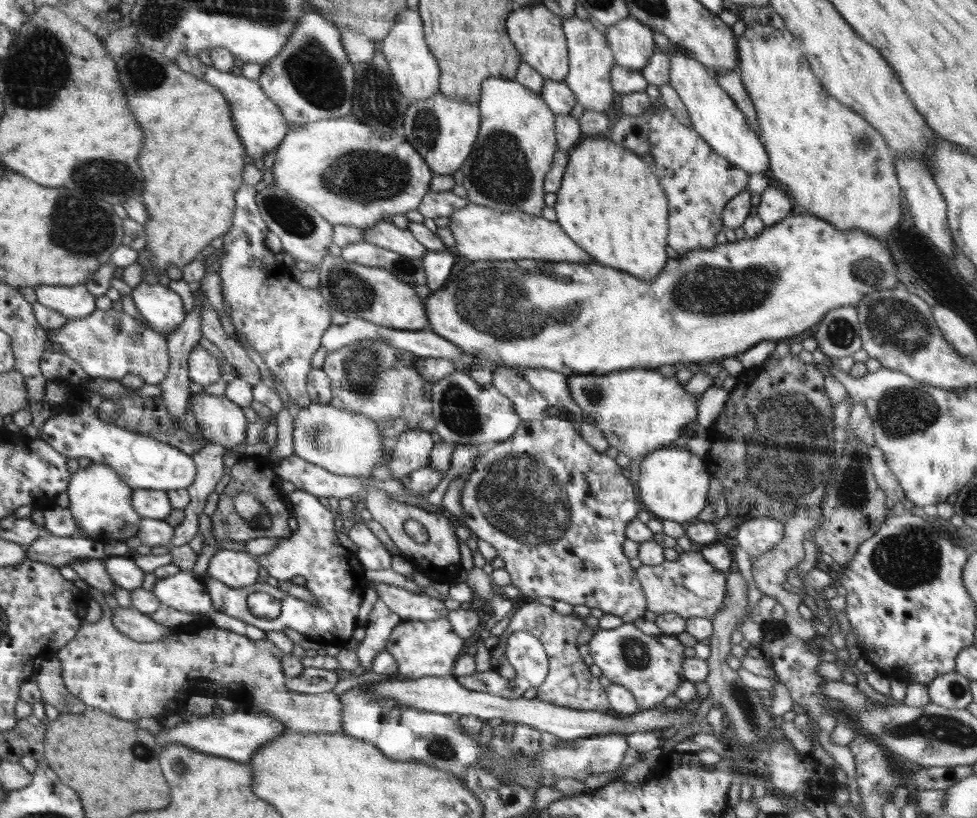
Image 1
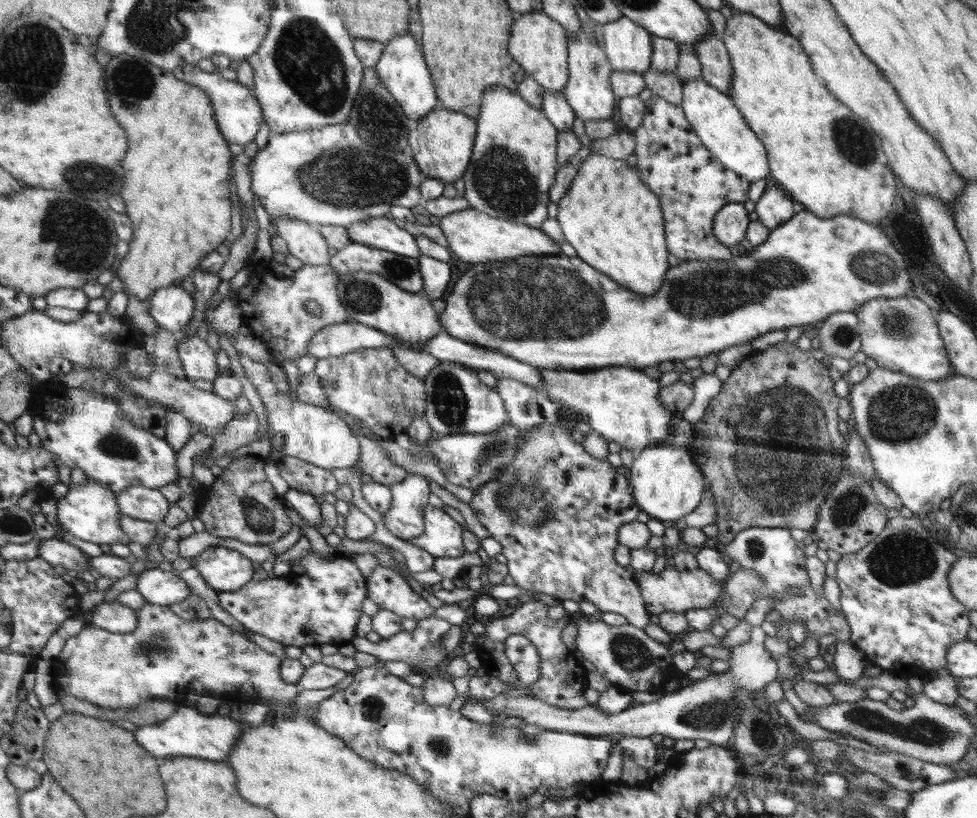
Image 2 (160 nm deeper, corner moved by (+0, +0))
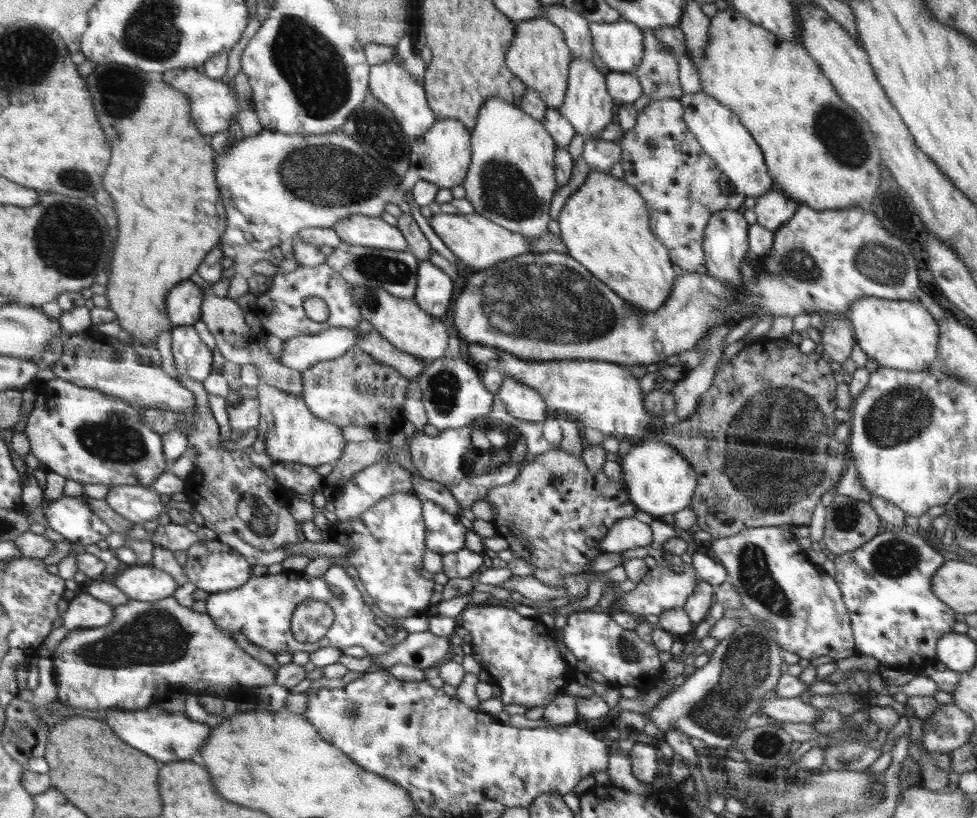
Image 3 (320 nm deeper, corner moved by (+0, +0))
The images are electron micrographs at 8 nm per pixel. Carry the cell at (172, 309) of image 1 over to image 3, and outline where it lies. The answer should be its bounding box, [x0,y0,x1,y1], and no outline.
[166,279,204,327]

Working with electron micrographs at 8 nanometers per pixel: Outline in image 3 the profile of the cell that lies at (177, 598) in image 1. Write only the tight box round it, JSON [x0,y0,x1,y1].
[114,565,178,602]

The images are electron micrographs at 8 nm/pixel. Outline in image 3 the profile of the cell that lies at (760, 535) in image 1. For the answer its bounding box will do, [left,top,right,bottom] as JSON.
[711,526,857,661]

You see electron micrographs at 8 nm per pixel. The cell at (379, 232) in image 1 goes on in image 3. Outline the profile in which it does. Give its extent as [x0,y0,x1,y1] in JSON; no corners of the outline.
[331,214,408,252]

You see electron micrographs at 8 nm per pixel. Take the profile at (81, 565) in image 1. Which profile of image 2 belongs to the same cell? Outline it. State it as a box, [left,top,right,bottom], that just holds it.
[38,537,91,572]

